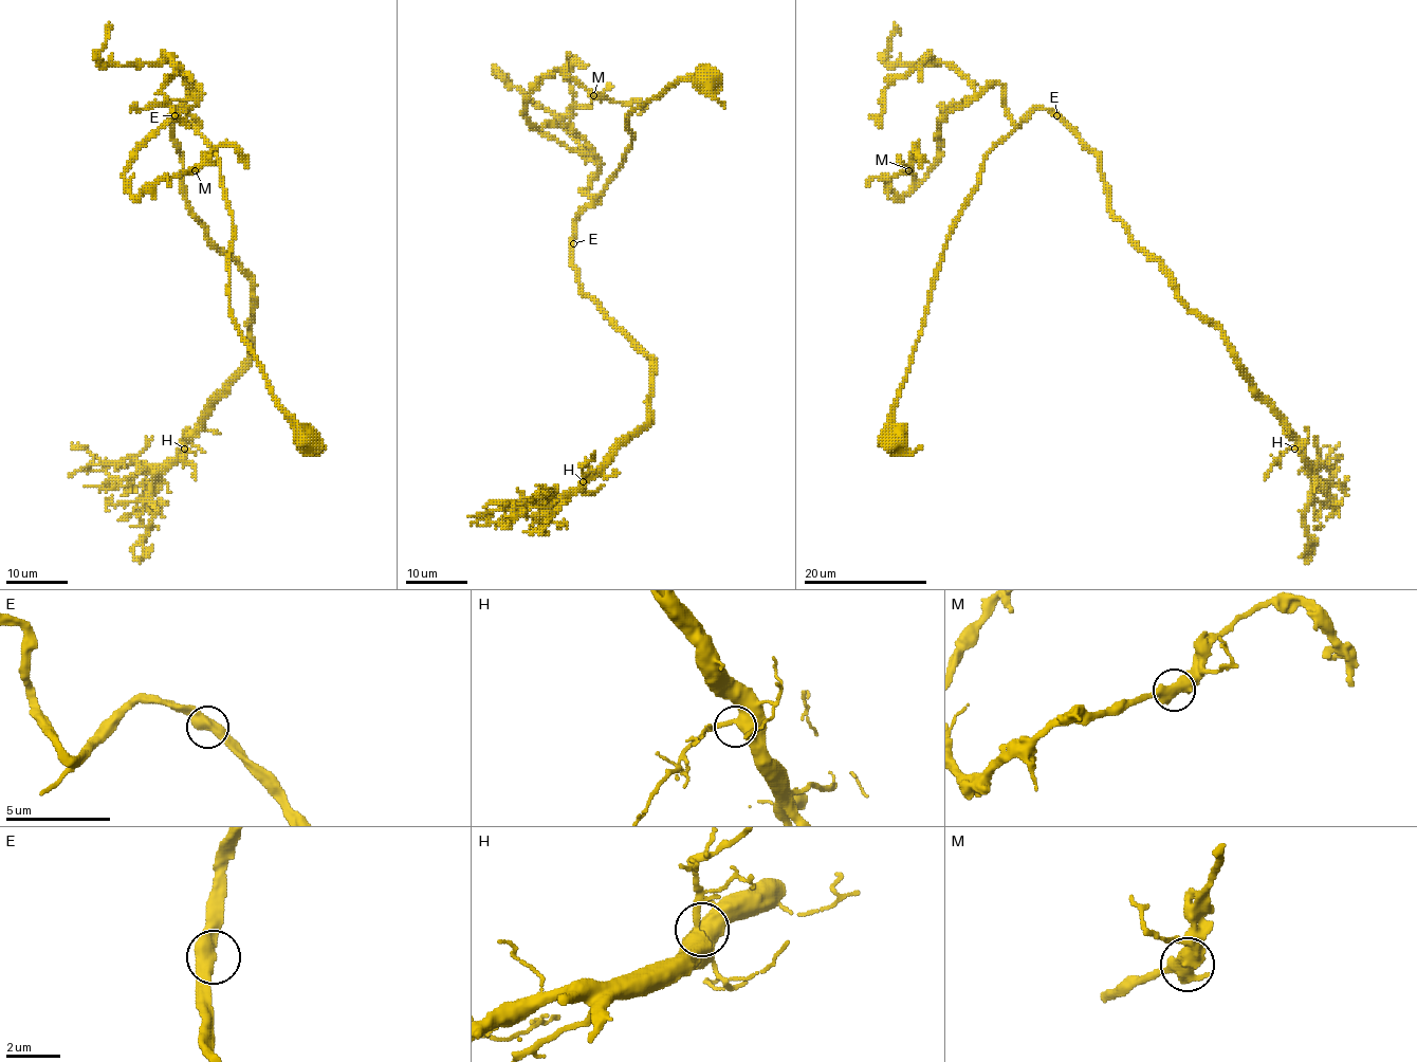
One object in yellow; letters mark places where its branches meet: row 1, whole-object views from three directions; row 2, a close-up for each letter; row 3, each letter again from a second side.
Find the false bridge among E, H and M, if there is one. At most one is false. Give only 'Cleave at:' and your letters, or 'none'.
Cleave at: none

